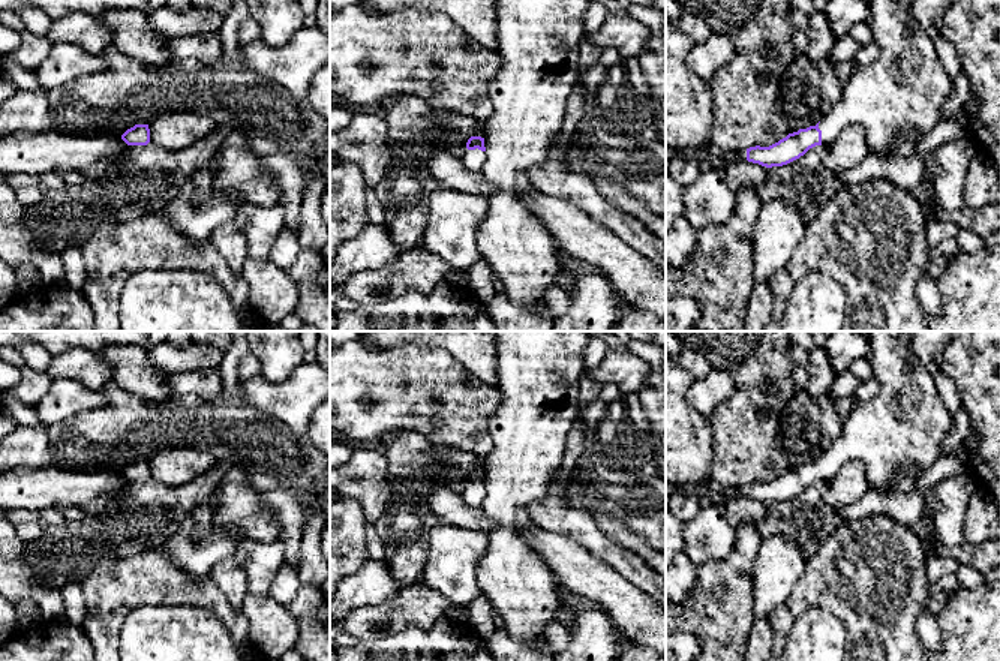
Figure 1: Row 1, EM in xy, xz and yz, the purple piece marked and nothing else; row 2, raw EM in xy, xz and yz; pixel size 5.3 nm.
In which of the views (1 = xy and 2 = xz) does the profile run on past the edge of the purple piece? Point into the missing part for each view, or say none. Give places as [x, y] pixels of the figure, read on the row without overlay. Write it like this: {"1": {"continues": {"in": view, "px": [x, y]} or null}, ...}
{"1": {"continues": null}, "2": {"continues": {"in": "xz", "px": [473, 495]}}}

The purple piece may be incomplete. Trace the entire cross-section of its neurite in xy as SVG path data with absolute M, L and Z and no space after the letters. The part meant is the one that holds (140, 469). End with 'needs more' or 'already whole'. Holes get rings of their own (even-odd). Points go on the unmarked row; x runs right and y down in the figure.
M135 460L121 471L121 475L127 481L147 481L150 478L148 460Z; already whole

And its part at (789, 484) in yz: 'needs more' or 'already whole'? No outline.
needs more

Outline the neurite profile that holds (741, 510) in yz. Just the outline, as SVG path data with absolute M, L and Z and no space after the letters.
M741 496L729 501L726 507L727 519L730 520L730 525L733 528L738 528L744 523L757 523L766 516L768 510L766 502L762 502L759 499L753 499L748 496Z

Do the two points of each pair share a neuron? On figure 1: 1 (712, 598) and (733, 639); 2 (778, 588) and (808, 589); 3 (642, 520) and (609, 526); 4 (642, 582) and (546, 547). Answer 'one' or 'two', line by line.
1: one
2: two
3: two
4: two

